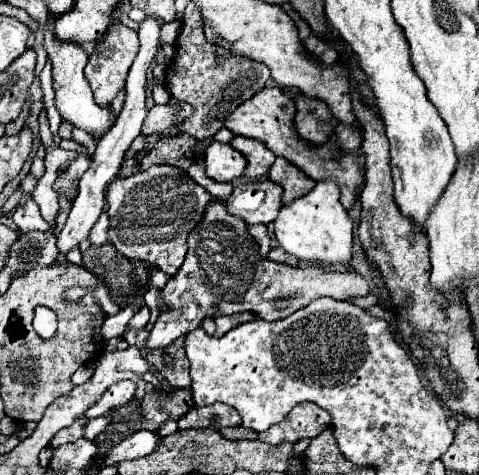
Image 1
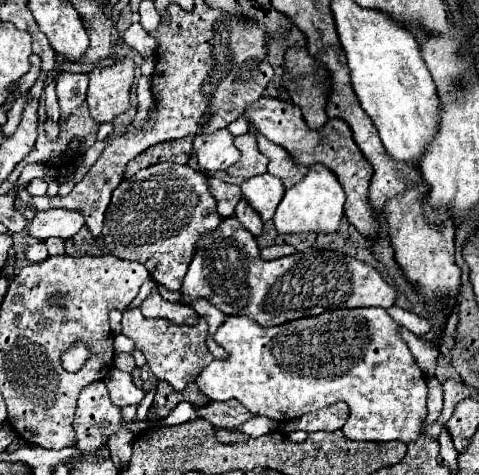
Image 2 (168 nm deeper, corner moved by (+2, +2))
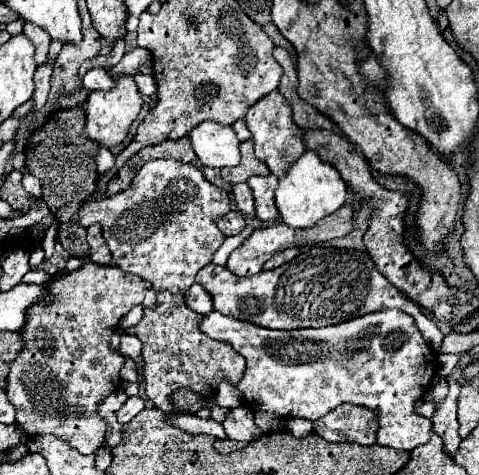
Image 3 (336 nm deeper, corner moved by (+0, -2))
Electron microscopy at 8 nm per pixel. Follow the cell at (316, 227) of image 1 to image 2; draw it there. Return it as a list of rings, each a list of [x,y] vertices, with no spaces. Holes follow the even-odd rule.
[[[313,165],[309,173],[291,189],[285,191],[273,221],[279,235],[291,233],[337,233],[341,219],[343,219],[343,203],[345,193],[337,177],[323,165]]]

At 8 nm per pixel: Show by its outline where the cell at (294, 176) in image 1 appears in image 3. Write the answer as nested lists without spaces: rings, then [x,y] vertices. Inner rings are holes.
[[[273,91],[267,97],[263,97],[261,101],[257,101],[245,115],[245,123],[253,135],[253,143],[255,143],[255,157],[261,159],[273,175],[283,177],[285,171],[289,169],[289,165],[299,159],[305,153],[305,145],[303,145],[303,135],[305,131],[299,129],[293,123],[293,111],[291,105],[287,103],[287,99],[279,93]]]

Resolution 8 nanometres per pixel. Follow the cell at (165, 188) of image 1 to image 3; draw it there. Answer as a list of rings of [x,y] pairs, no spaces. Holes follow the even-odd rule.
[[[153,159],[153,161],[147,161],[137,171],[129,189],[113,197],[103,197],[103,199],[85,203],[79,211],[79,217],[83,227],[89,227],[93,223],[101,225],[103,237],[111,249],[113,261],[123,271],[139,275],[141,279],[149,281],[155,291],[185,293],[193,285],[195,275],[205,265],[211,263],[213,253],[225,241],[225,235],[219,233],[213,217],[221,217],[229,211],[231,211],[229,193],[209,183],[197,167],[193,167],[191,163],[181,163],[177,159]]]

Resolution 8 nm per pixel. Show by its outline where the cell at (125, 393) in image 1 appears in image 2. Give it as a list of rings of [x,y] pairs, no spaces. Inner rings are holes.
[[[111,369],[107,379],[105,379],[105,385],[109,389],[109,397],[113,401],[113,405],[117,407],[125,407],[125,405],[135,405],[143,399],[143,389],[135,387],[133,379],[129,373],[121,371],[121,369]]]

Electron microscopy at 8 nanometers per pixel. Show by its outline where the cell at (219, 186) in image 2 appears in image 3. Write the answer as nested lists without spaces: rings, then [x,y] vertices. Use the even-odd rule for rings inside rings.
[[[229,211],[227,215],[221,217],[221,221],[215,223],[223,235],[239,235],[245,227],[245,217],[239,211]]]

